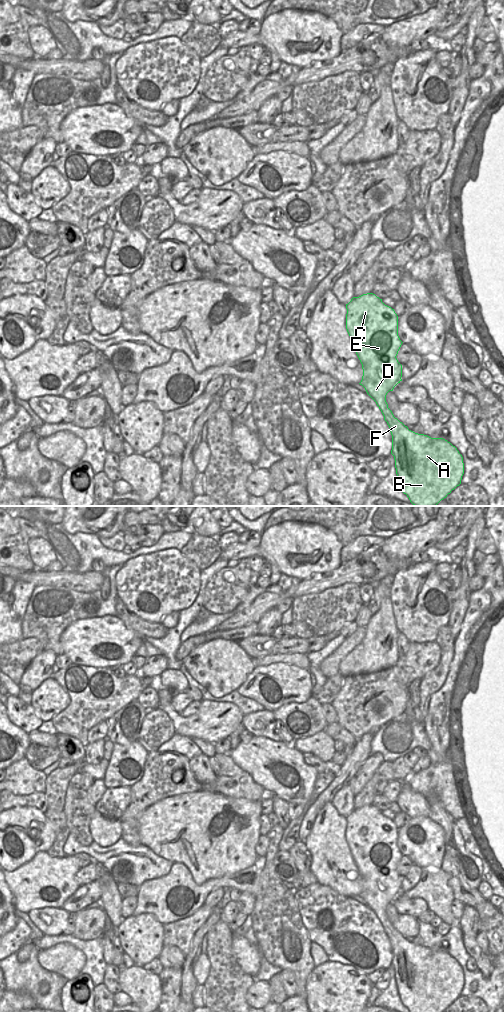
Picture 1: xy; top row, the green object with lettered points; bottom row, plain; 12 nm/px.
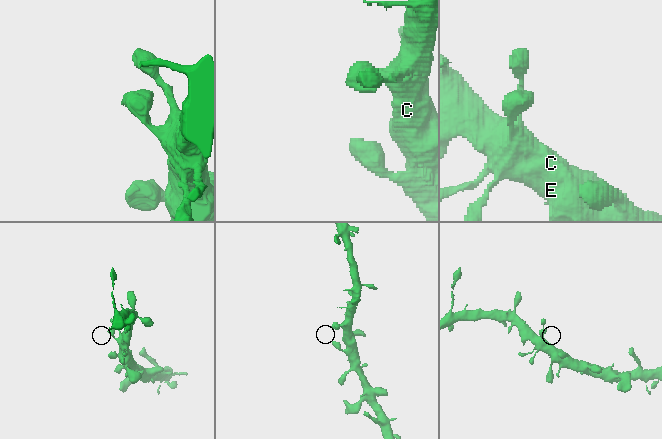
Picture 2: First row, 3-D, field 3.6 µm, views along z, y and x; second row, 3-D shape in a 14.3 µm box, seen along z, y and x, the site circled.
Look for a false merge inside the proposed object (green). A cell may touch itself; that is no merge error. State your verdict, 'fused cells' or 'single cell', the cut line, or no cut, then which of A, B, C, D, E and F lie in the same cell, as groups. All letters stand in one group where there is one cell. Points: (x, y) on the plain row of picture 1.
single cell | no cut | A B C D E F

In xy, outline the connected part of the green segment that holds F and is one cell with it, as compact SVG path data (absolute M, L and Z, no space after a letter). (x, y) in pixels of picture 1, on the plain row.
M373 805L353 809L346 816L346 841L362 876L363 888L359 895L376 914L392 947L392 962L396 986L401 1002L409 1012L443 1012L461 996L464 986L463 969L450 954L431 950L408 941L388 920L386 907L402 893L402 877L396 868L402 857L398 848L398 828Z

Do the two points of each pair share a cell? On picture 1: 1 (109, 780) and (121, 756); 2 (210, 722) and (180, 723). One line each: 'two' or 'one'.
1: one
2: one

